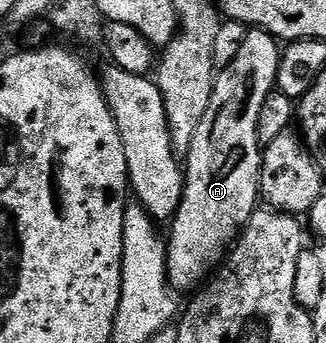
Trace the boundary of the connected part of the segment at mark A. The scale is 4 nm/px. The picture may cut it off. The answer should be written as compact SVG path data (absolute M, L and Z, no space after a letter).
M250 28L242 48L239 49L238 57L231 61L231 65L218 72L214 78L214 85L211 97L211 103L208 105L207 113L203 115L202 124L199 125L198 132L195 133L194 140L191 143L191 149L185 156L185 187L184 196L181 199L180 209L174 215L170 226L171 235L167 237L166 251L168 253L168 281L170 288L177 293L180 291L194 290L200 286L222 262L232 243L238 238L244 226L248 223L250 217L256 211L260 200L261 184L261 157L263 154L263 145L258 141L258 121L259 114L262 113L263 104L270 93L276 88L279 63L281 61L281 45L273 35L257 28Z

